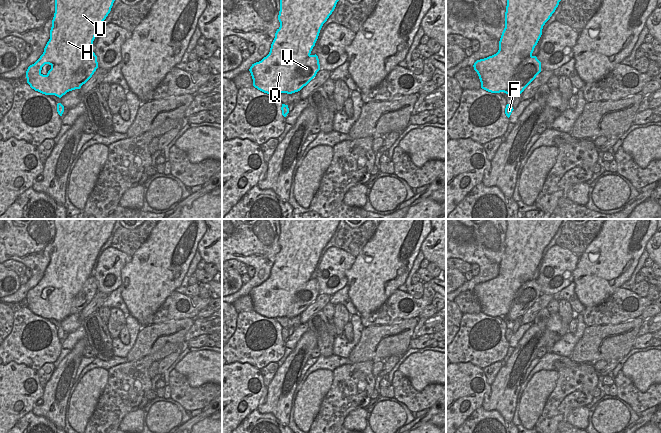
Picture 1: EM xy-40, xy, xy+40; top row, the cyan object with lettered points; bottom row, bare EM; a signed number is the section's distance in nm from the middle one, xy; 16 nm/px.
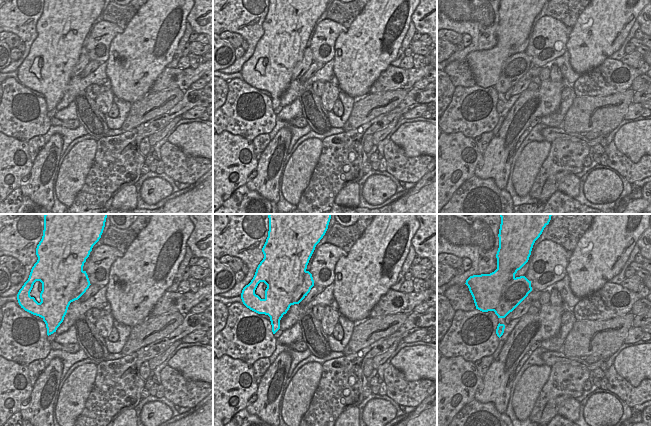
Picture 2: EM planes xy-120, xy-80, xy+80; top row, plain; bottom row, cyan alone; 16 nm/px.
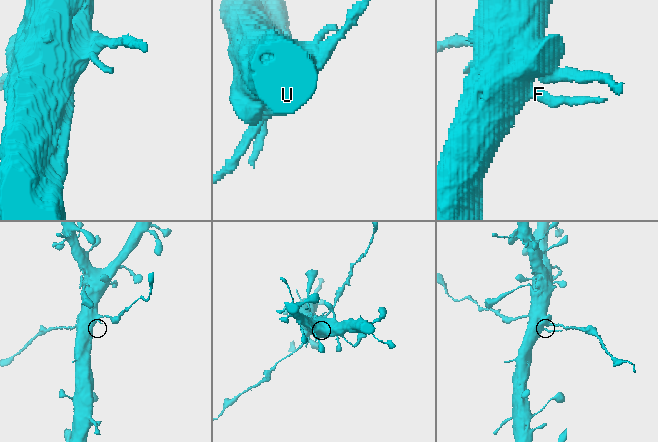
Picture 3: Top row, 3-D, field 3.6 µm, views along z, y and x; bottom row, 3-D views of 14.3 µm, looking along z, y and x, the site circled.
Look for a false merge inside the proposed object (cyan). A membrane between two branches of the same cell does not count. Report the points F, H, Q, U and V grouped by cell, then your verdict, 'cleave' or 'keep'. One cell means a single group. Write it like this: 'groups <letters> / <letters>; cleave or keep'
groups F H Q U / V; cleave

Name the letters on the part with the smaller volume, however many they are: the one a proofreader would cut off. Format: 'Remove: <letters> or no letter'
Remove: V

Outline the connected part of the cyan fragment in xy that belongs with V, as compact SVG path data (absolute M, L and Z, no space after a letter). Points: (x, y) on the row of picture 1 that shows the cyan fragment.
M316 54L310 55L295 68L291 80L288 83L286 93L292 94L300 91L316 76L319 70L320 64L318 56Z

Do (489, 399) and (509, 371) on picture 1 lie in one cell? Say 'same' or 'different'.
same

